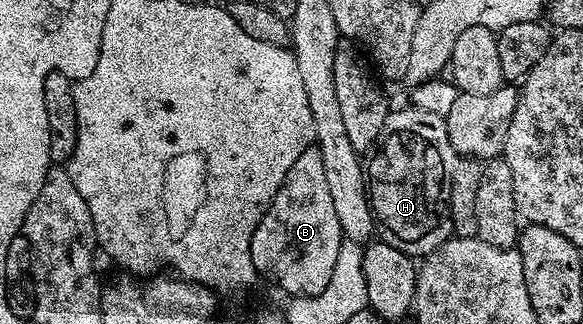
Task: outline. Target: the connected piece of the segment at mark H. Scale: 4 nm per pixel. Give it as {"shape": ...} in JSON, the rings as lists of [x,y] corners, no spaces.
{"shape":[[[414,106],[395,108],[388,113],[380,136],[370,153],[371,161],[366,161],[365,175],[372,213],[378,227],[384,228],[381,240],[389,247],[396,247],[409,257],[422,258],[440,247],[452,235],[451,207],[447,199],[456,155],[449,142],[447,121],[444,117]]]}

